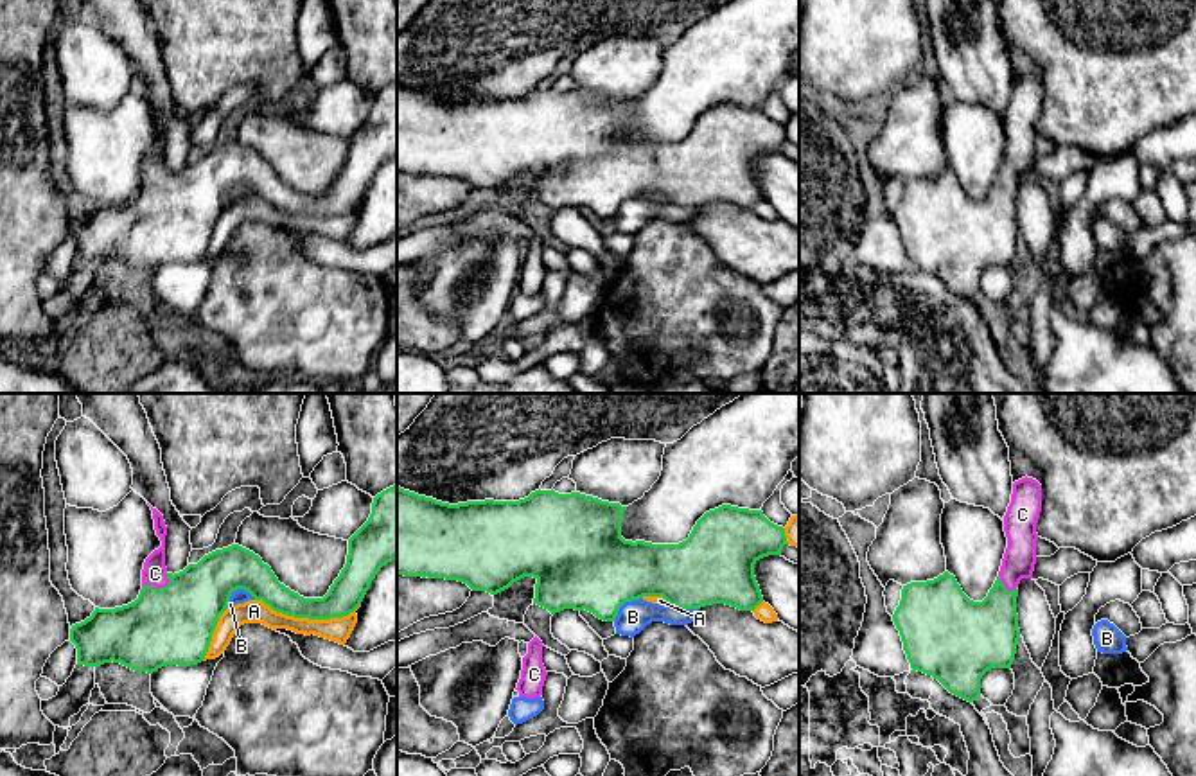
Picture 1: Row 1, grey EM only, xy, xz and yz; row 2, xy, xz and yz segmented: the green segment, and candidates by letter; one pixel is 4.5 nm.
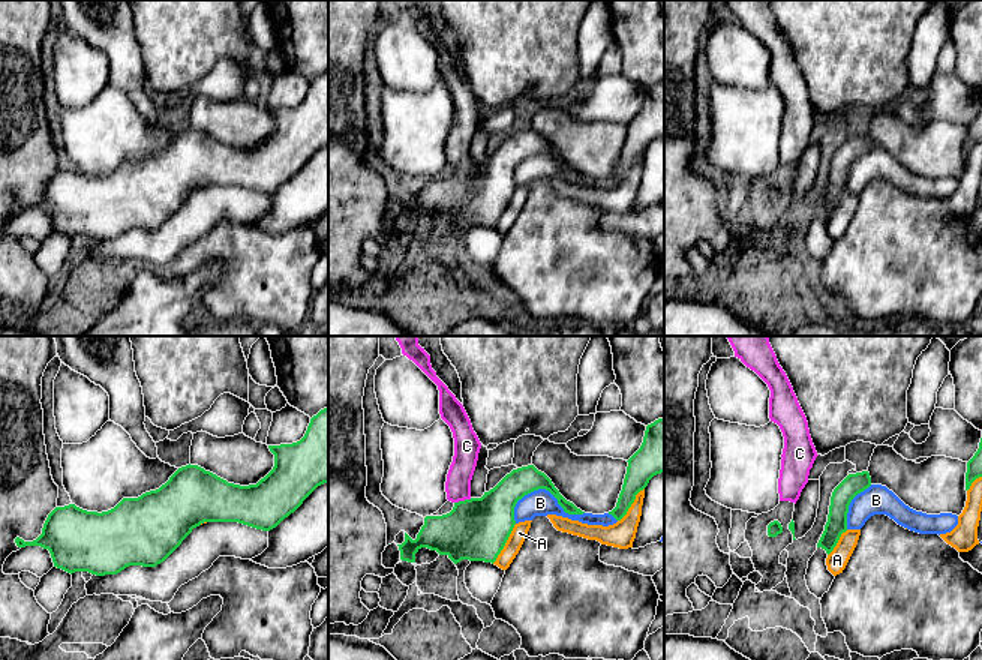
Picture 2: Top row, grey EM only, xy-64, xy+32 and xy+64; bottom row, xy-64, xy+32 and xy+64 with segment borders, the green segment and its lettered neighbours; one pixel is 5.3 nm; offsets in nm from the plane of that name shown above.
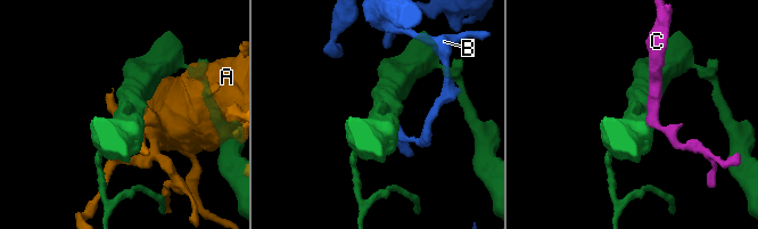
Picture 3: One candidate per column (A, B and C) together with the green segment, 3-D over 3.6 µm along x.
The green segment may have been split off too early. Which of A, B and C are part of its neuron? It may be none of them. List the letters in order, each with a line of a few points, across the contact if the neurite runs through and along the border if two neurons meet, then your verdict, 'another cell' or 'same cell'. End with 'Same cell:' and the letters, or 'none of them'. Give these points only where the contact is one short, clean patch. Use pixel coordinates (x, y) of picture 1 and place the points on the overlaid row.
A: another cell
B: another cell
C: xy (171, 626), (171, 609), (155, 588), (155, 573) | same cell
Same cell: C

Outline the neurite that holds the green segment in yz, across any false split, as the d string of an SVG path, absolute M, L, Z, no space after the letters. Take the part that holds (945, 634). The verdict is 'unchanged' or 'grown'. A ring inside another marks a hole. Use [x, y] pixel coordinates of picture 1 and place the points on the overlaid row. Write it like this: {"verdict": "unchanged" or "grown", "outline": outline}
{"verdict": "grown", "outline": "M1033 478L1013 483L1004 516L1007 548L998 577L982 602L970 600L955 577L945 571L934 580L910 582L893 614L912 670L937 679L950 693L973 702L981 697L981 679L991 668L1011 668L1020 639L1016 596L1022 578L1033 578L1036 564L1036 523L1042 512L1042 485Z"}

